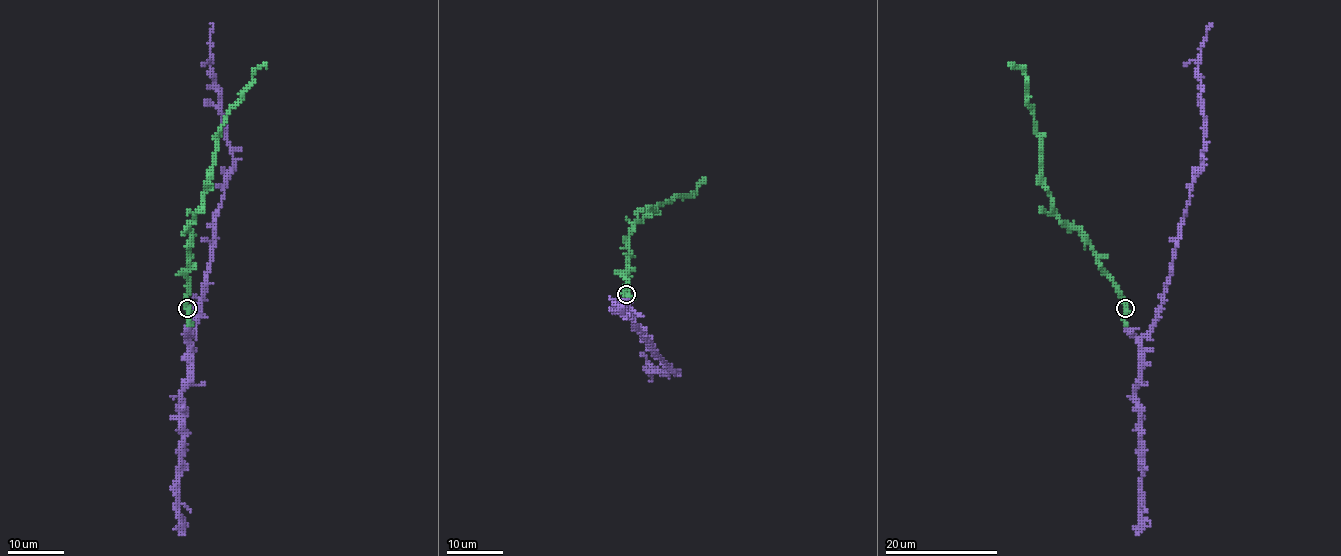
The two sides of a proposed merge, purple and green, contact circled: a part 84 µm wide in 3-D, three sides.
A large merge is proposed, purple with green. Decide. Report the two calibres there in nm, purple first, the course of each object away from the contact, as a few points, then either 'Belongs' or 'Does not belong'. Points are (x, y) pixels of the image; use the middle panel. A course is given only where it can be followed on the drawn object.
Thickness 110 nm (purple) against 440 nm. Course of purple: (626, 294), (628, 294), (626, 304), (633, 324), (672, 370), (661, 373), (650, 367), (652, 382). Course of green: (626, 294), (630, 230), (648, 211), (676, 197), (690, 195), (706, 178). Belongs

